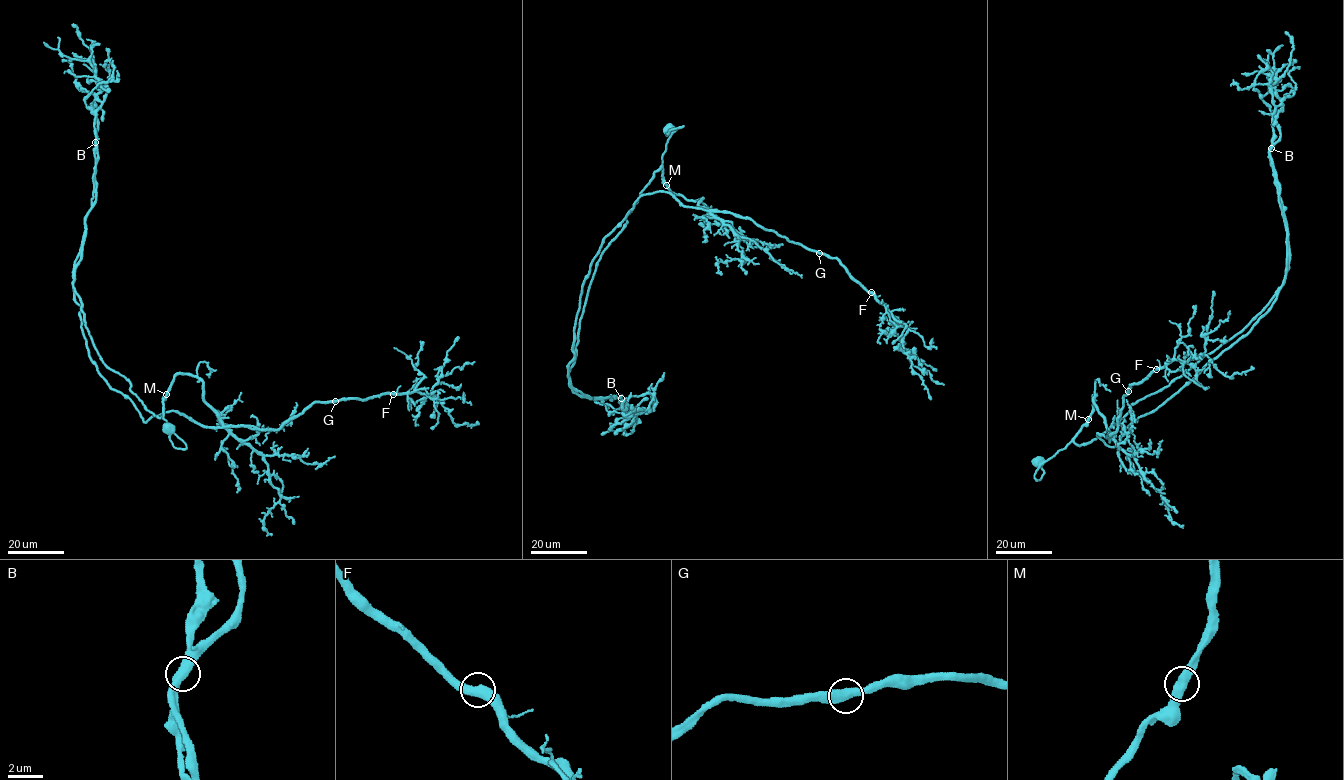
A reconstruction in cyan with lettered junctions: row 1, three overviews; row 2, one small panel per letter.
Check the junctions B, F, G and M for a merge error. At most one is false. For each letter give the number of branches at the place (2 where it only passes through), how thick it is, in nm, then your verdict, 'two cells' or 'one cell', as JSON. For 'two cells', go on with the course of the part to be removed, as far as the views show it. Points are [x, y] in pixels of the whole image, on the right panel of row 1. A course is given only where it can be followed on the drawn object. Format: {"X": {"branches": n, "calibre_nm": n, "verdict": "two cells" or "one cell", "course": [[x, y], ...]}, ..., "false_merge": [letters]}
{"B": {"branches": 2, "calibre_nm": 500, "verdict": "two cells", "course": [[1270, 148], [1287, 239], [1276, 300], [1120, 442], [1098, 437], [1115, 432], [1130, 385], [1173, 360], [1254, 368]]}, "F": {"branches": 2, "calibre_nm": 500, "verdict": "one cell"}, "G": {"branches": 2, "calibre_nm": 500, "verdict": "one cell"}, "M": {"branches": 2, "calibre_nm": 460, "verdict": "one cell"}, "false_merge": ["B"]}

